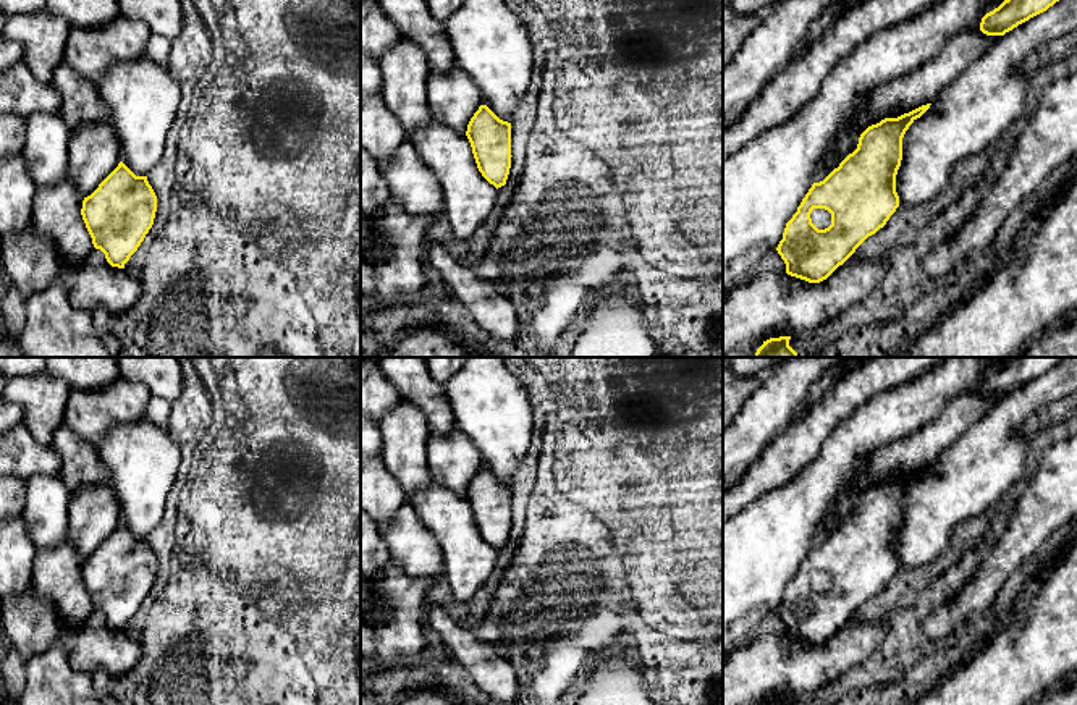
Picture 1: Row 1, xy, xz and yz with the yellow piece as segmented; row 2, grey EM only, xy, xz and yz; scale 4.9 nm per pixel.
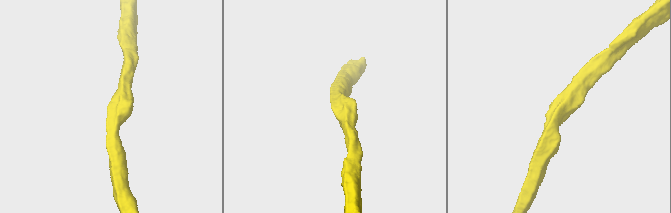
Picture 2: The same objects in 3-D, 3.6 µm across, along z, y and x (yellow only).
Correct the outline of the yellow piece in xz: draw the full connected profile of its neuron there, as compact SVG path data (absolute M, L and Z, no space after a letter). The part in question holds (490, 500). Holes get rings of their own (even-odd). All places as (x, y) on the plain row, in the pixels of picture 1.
M480 467L467 487L466 498L482 538L496 551L506 547L511 530L511 485Z

